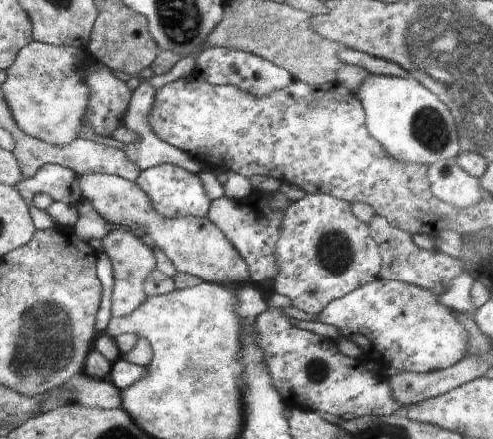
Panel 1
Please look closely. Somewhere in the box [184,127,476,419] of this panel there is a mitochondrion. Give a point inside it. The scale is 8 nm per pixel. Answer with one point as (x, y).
(335, 254)

